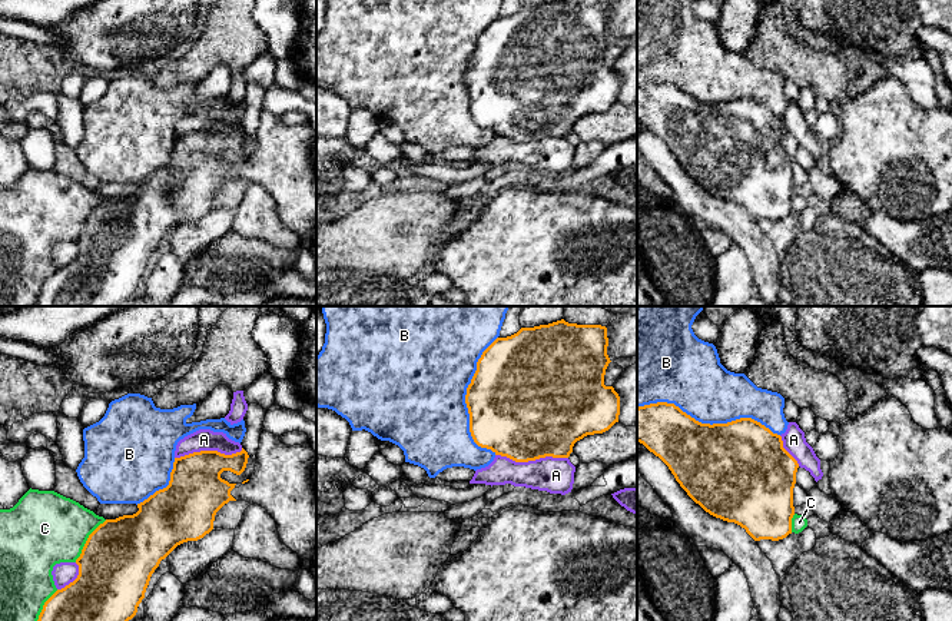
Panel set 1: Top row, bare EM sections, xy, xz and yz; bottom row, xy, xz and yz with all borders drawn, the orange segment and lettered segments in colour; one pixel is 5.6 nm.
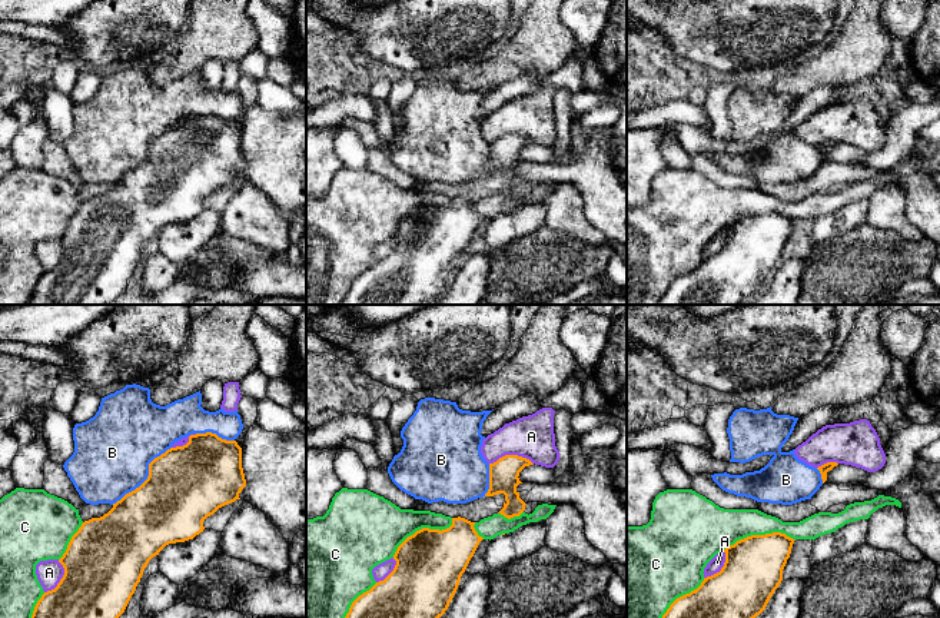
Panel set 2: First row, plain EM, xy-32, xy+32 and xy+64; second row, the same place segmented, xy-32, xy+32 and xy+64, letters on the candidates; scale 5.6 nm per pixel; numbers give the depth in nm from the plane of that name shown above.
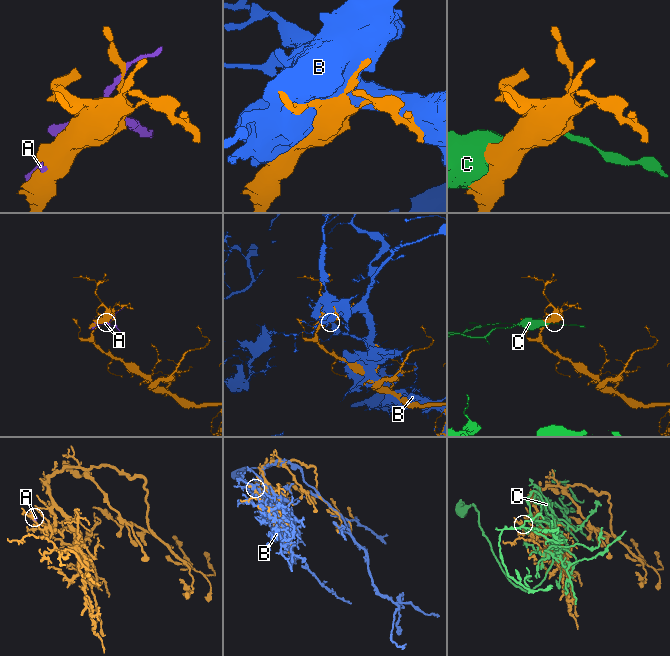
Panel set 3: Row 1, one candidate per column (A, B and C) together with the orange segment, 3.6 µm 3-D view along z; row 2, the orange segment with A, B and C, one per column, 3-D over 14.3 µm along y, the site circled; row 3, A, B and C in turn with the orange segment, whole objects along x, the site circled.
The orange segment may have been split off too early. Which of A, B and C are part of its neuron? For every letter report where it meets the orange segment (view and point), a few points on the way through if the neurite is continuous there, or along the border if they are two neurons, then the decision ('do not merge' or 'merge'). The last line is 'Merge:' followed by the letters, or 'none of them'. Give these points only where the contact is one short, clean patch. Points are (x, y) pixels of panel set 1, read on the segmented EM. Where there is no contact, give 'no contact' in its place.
A: meets orange in xz at (531, 460); do not merge
B: meets orange in yz at (709, 424); do not merge
C: meets orange in xy at (88, 540); do not merge
Merge: none of them

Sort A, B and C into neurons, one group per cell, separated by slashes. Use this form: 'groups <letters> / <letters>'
groups A / B / C

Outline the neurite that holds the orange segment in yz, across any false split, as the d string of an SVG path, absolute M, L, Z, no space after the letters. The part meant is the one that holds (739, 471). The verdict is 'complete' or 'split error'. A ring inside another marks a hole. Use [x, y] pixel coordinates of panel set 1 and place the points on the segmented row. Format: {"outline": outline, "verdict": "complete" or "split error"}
{"outline": "M657 402L637 408L637 442L659 456L687 495L710 515L740 525L754 541L779 541L792 534L799 464L783 448L782 436L760 422L740 418L727 424L701 424L674 404Z", "verdict": "complete"}

